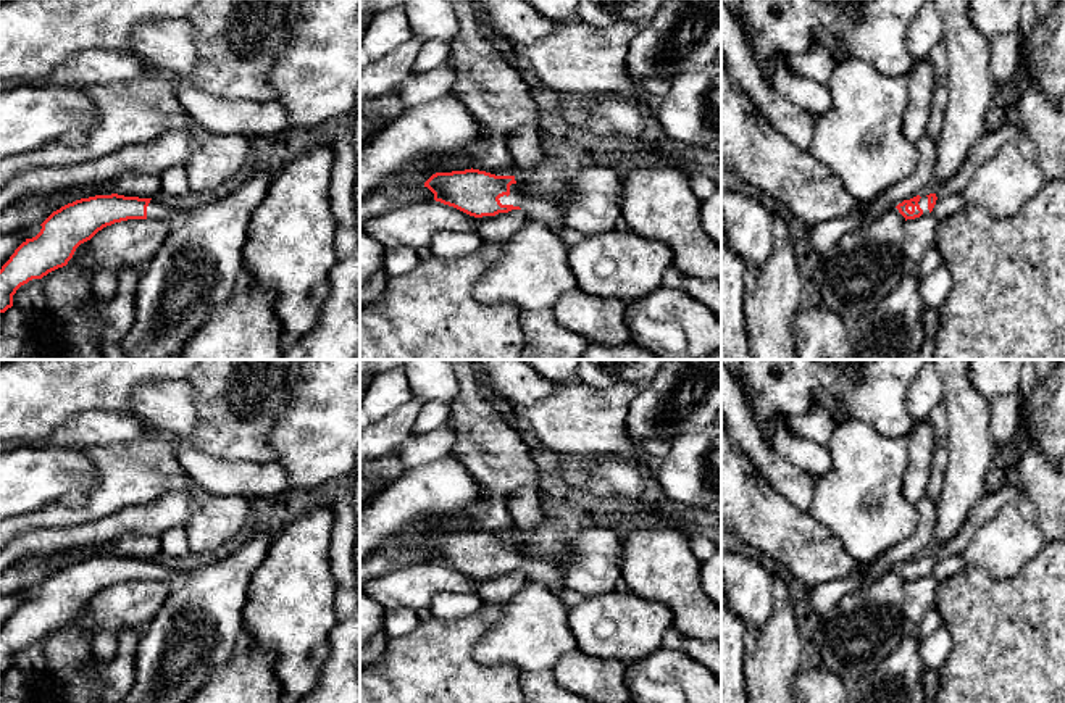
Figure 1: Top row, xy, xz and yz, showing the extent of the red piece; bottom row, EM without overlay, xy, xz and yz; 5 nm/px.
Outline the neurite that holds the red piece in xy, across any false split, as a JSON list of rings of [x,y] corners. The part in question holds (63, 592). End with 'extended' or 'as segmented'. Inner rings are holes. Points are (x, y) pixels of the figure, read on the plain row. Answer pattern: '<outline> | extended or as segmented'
[[[118,555],[81,559],[53,572],[40,593],[26,600],[0,630],[0,674],[13,668],[16,651],[63,629],[76,609],[98,592],[127,580],[178,584],[182,574],[153,559]]] | extended

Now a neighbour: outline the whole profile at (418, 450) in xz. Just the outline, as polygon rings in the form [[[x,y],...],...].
[[[450,418],[436,431],[424,435],[410,435],[397,450],[402,471],[420,468],[449,455],[455,445]]]

